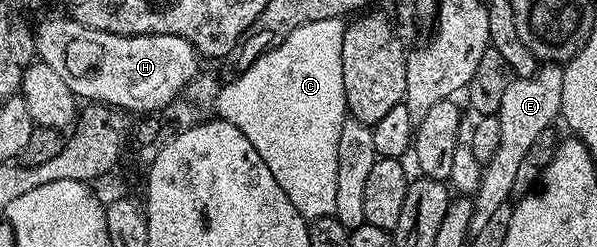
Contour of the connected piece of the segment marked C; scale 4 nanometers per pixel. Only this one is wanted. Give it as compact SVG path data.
M340 17L301 25L238 76L228 79L213 101L218 119L228 120L253 142L253 150L261 154L273 178L277 178L277 186L285 190L289 202L309 222L334 216L337 210L337 138L341 138L341 126L349 118L345 78L341 74L344 27Z

